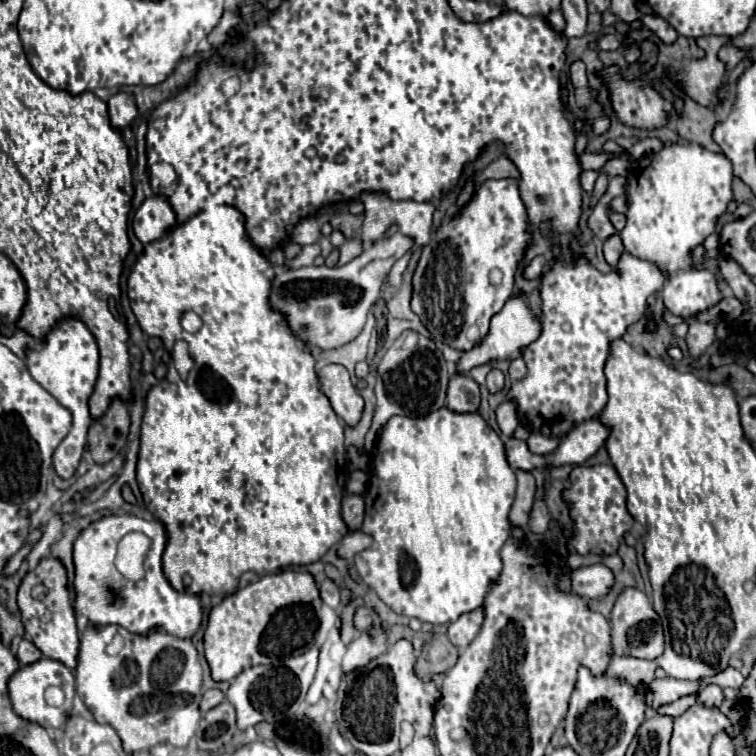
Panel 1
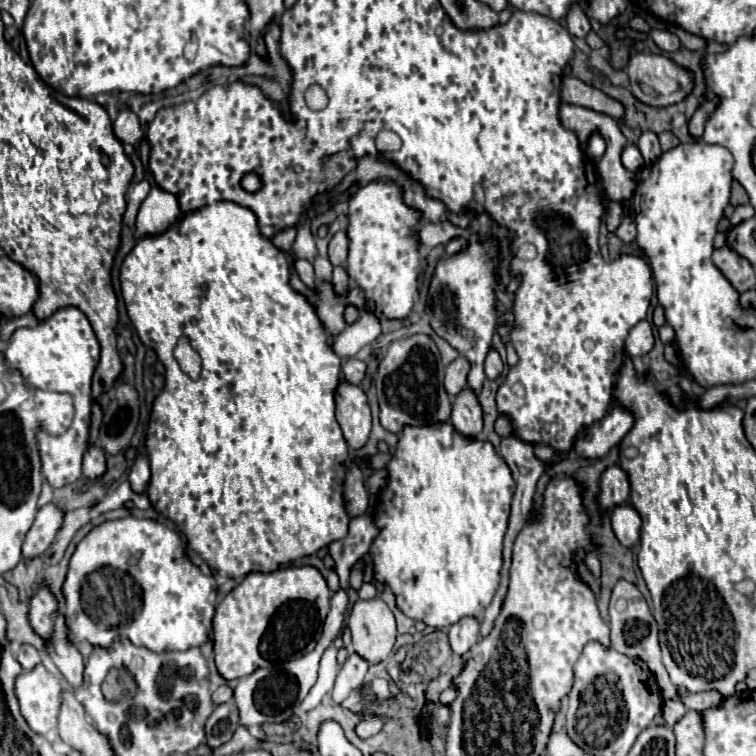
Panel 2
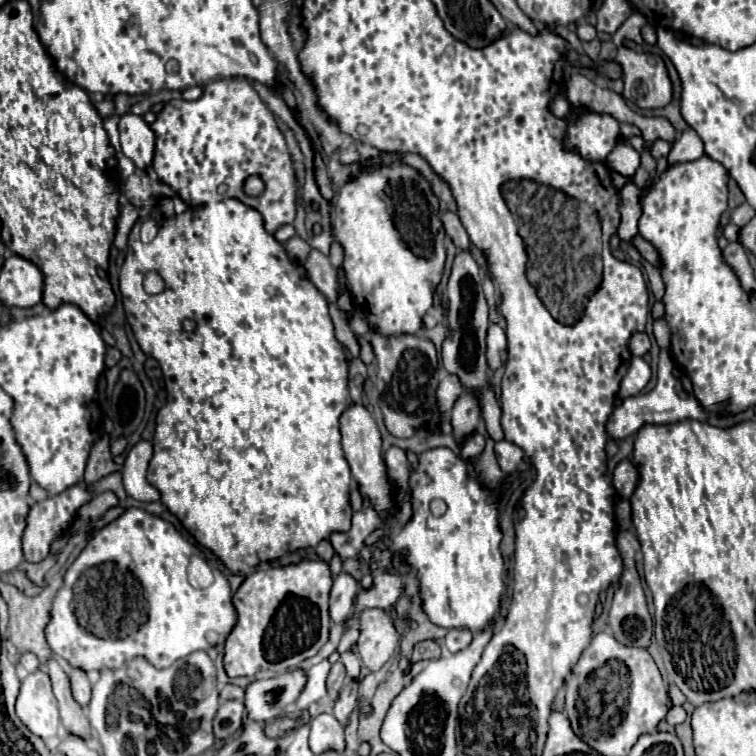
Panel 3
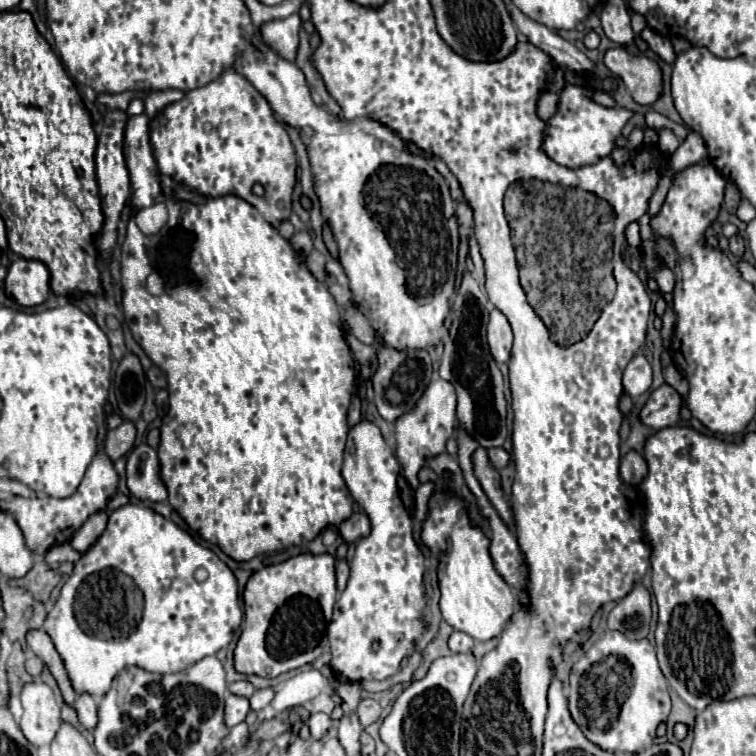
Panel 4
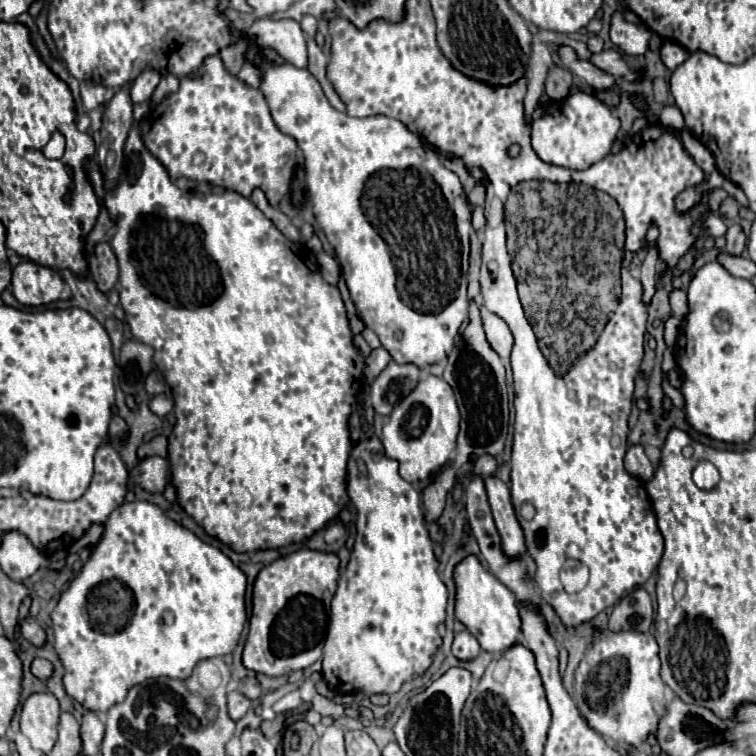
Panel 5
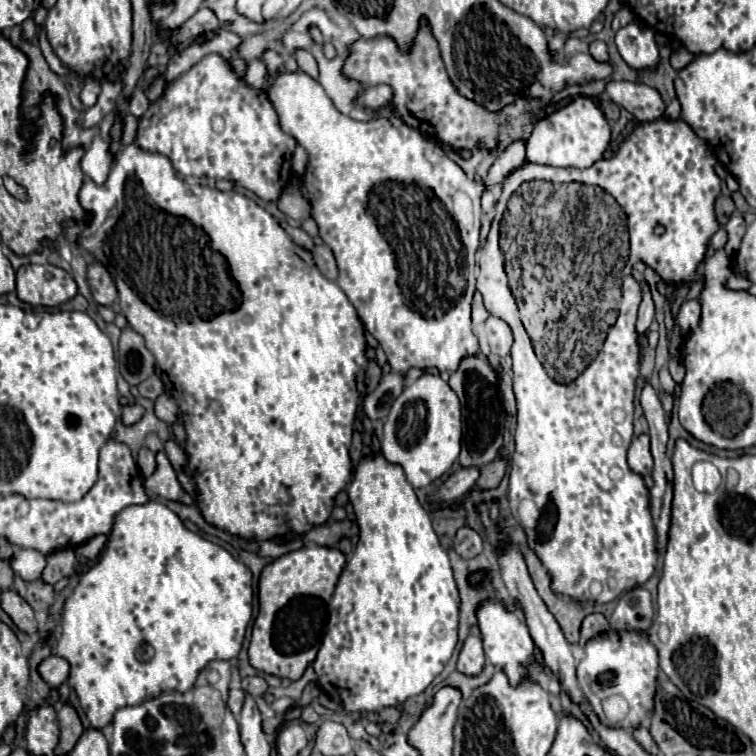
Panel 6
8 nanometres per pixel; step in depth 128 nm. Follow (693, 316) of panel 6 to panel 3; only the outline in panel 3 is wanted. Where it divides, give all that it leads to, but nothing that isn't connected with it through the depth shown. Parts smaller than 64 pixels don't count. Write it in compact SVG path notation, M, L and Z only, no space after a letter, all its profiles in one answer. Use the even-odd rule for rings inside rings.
M636 236L634 240L632 240L632 244L636 246L636 250L642 254L642 258L646 260L646 262L652 262L652 266L656 266L658 270L662 268L662 260L660 260L660 254L656 252L656 248L648 242L648 240L644 240L642 236Z

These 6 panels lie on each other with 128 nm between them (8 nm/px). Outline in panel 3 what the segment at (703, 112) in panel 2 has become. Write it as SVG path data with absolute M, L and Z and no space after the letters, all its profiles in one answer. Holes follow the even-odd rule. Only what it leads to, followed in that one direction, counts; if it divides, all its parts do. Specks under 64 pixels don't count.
M688 128L674 142L672 152L668 154L668 166L682 164L682 162L688 162L688 160L698 160L702 156L704 156L704 144L702 144L702 140L700 140L700 136L692 128Z

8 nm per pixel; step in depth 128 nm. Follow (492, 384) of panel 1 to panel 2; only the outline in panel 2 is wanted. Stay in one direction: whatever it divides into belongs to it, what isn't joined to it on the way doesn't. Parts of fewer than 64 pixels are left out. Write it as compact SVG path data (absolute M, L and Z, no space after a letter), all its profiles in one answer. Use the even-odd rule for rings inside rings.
M490 348L488 356L486 356L486 362L484 362L484 370L486 370L486 376L488 376L490 380L494 380L494 378L498 378L498 376L502 374L502 368L504 368L504 364L502 364L502 358L500 358L498 350Z

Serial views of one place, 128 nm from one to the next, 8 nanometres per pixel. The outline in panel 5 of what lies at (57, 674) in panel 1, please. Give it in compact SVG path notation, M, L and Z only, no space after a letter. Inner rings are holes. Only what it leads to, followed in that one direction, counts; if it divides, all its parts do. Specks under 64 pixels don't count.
M50 692L32 694L24 702L20 716L20 732L30 740L34 750L40 750L44 754L52 750L58 736L58 716L60 706Z

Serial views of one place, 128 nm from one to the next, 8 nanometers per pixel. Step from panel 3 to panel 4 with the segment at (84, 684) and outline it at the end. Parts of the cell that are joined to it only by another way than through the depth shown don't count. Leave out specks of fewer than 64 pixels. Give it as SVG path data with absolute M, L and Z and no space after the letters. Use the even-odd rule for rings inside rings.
M78 696L76 702L74 702L74 708L78 712L78 720L80 724L92 732L98 724L98 706L96 706L96 700L94 696Z

